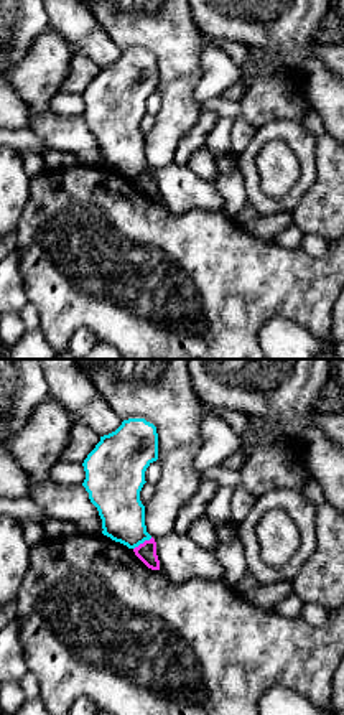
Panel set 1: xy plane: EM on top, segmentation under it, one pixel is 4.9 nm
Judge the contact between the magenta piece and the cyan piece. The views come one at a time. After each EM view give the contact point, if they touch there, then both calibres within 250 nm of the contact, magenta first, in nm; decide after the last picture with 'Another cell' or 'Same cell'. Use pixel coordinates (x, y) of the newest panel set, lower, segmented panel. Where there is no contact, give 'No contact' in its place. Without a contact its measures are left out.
Touches magenta at (144, 542). Thickness 100 nm (magenta) against 220 nm

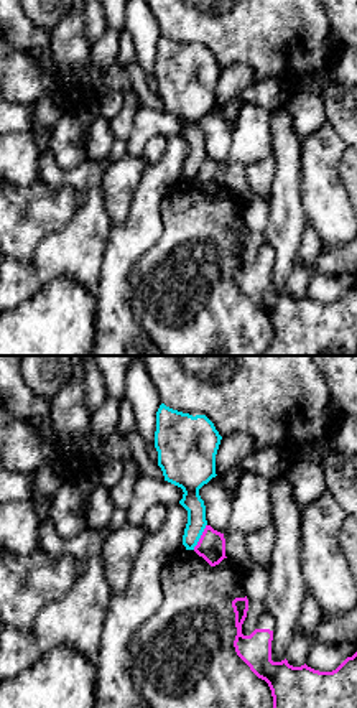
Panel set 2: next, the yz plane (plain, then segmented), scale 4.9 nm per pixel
Touches magenta at (201, 537). Thickness 140 nm (magenta) against 100 nm

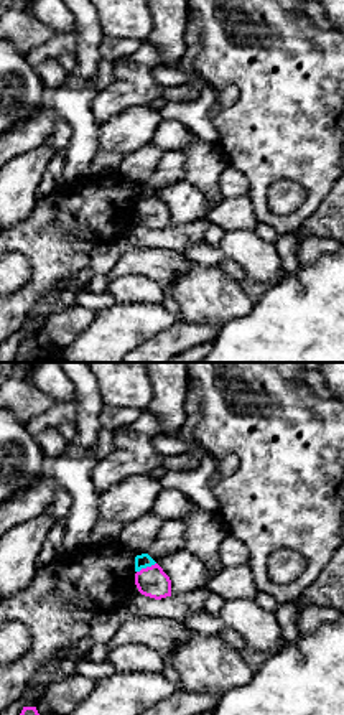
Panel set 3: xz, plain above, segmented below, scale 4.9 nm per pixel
Touches magenta at (147, 567). Thickness 150 nm (magenta) against 70 nm

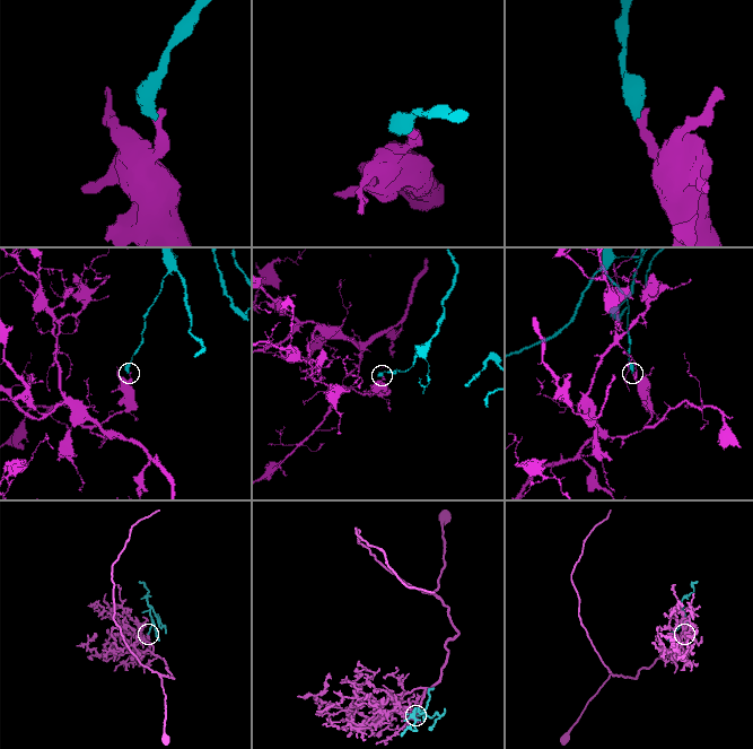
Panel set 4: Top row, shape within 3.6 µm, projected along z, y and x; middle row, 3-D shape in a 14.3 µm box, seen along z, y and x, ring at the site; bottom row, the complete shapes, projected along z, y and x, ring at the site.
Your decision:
Another cell

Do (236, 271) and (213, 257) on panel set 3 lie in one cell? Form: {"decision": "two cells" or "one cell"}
{"decision": "two cells"}

